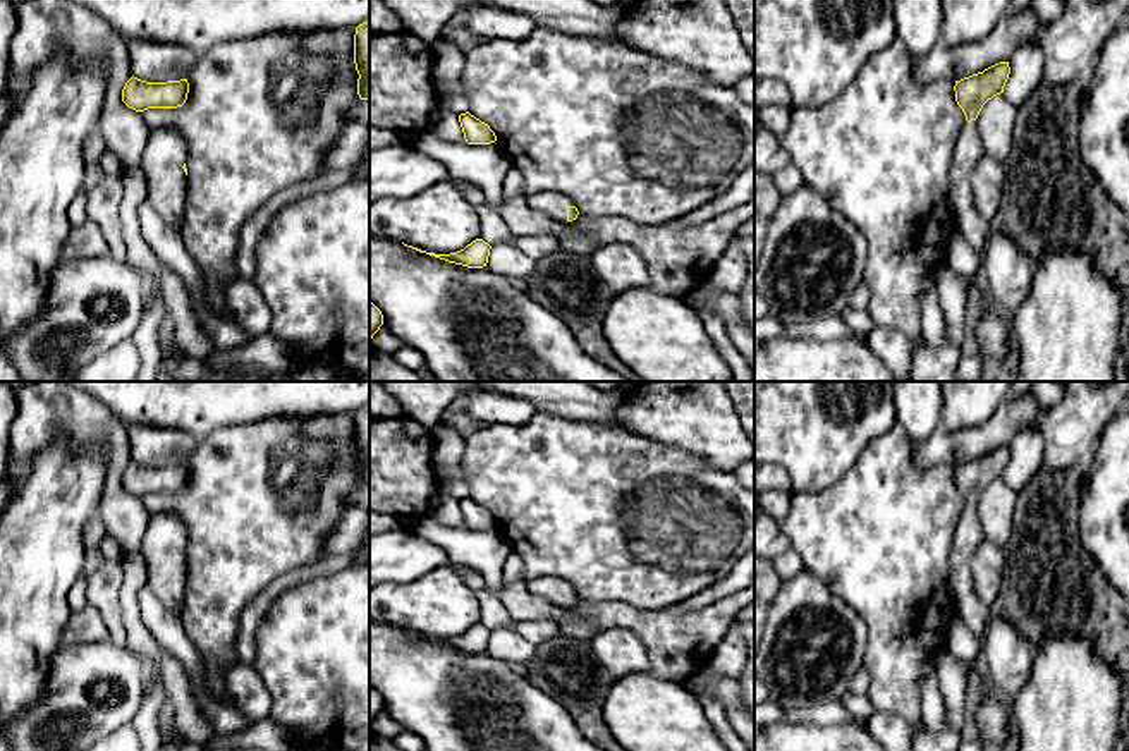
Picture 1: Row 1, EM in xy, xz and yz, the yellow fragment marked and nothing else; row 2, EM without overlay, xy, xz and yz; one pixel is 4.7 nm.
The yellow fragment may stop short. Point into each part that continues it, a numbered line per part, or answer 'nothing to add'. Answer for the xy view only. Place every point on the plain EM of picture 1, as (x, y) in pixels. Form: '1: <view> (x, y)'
1: xy (165, 538)

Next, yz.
1: yz (968, 531)

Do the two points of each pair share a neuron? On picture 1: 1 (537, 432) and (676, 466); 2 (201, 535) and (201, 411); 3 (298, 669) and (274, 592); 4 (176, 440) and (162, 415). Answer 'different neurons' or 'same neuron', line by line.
1: same neuron
2: different neurons
3: different neurons
4: different neurons

